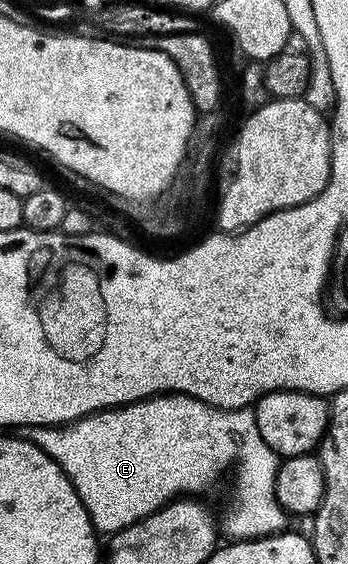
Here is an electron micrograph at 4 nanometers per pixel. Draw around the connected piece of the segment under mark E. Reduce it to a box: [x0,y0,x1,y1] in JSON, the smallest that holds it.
[26,394,289,541]

